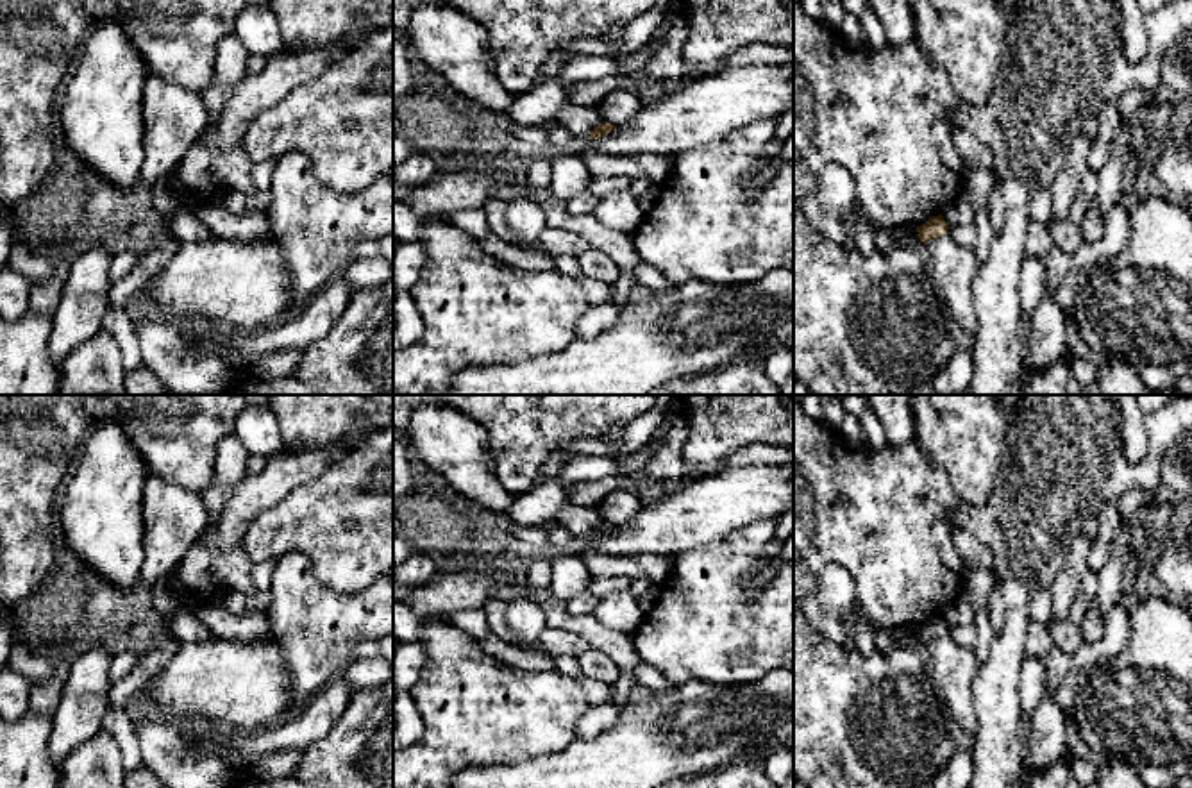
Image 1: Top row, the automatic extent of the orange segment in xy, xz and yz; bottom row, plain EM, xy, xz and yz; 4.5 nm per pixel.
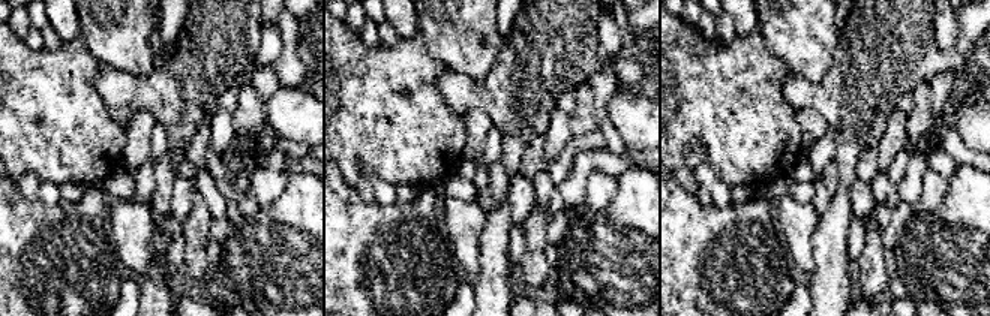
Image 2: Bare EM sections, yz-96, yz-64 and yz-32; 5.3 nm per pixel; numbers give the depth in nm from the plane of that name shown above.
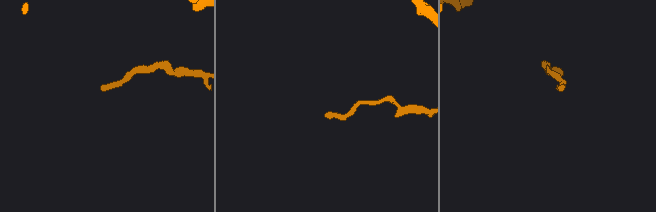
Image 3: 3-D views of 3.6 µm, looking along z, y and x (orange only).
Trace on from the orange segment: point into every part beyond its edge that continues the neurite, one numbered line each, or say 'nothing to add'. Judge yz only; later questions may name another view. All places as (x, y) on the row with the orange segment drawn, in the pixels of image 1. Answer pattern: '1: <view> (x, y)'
1: yz (965, 236)

